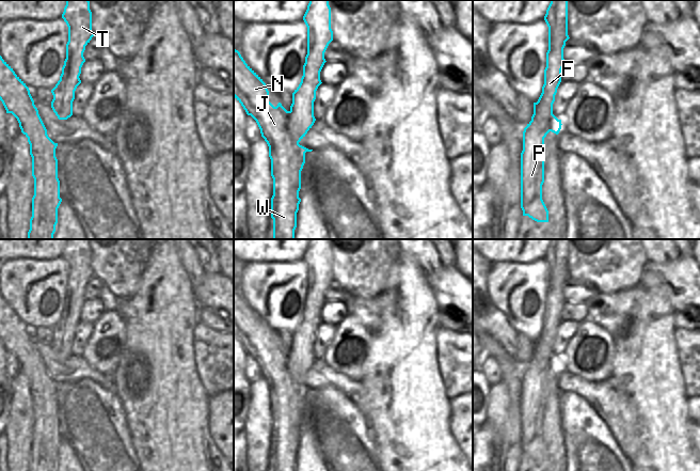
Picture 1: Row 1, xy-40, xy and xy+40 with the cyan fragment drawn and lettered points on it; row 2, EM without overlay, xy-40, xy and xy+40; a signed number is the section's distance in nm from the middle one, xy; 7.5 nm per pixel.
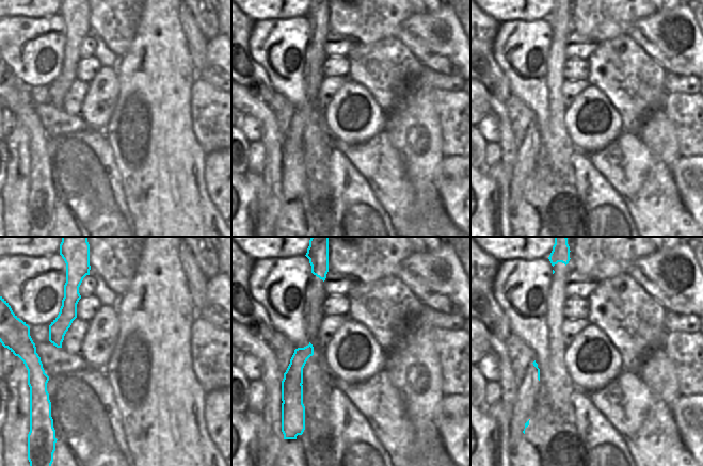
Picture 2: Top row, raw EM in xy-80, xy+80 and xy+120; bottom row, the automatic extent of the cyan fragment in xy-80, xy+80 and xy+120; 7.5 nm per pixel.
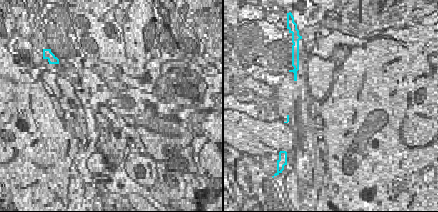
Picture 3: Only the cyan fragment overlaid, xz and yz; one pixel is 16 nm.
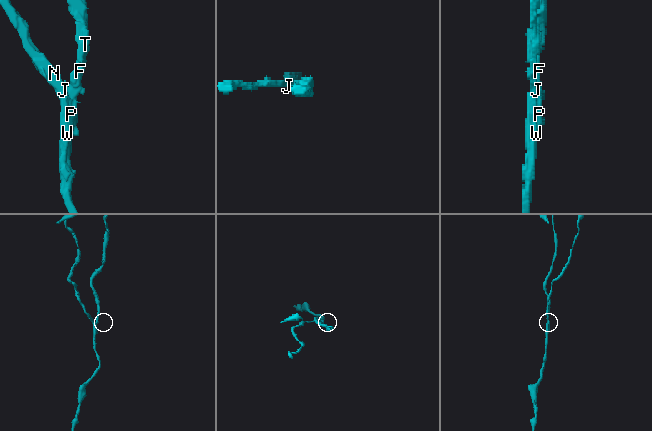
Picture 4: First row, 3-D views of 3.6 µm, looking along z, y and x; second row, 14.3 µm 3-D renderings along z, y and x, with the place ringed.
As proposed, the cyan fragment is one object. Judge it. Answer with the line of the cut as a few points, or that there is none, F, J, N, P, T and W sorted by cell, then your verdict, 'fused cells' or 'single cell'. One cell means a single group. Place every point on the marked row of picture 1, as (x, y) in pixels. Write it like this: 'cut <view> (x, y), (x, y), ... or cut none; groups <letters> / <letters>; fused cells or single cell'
cut xy (290, 111), (287, 135), (283, 141), (282, 165), (301, 170); groups F T / J N P W; fused cells

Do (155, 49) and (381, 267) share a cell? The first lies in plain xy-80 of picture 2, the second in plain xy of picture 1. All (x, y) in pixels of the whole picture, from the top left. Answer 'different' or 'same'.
different

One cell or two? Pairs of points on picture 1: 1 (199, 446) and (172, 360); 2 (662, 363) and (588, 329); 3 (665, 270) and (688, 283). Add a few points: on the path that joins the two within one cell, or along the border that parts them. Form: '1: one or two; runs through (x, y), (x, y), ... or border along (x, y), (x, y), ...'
1: one; runs through (177, 425), (172, 420), (172, 381)
2: two; border along (615, 338), (615, 357), (611, 365)
3: one; runs through (670, 272), (683, 280)

